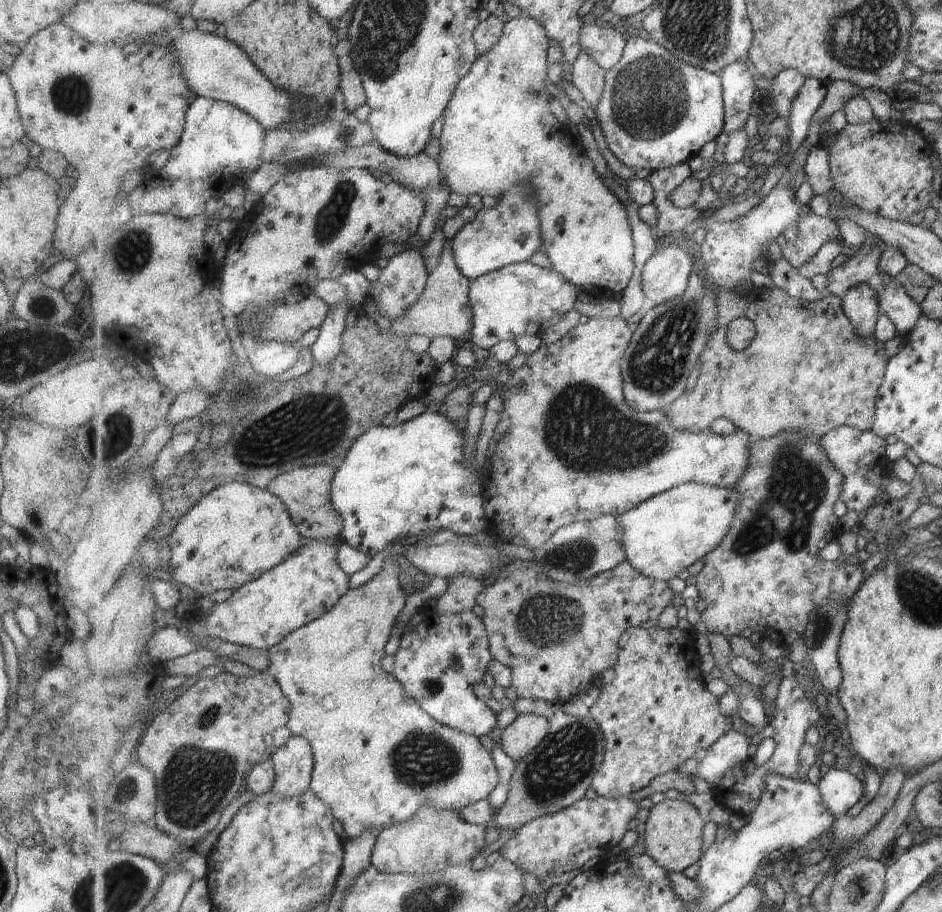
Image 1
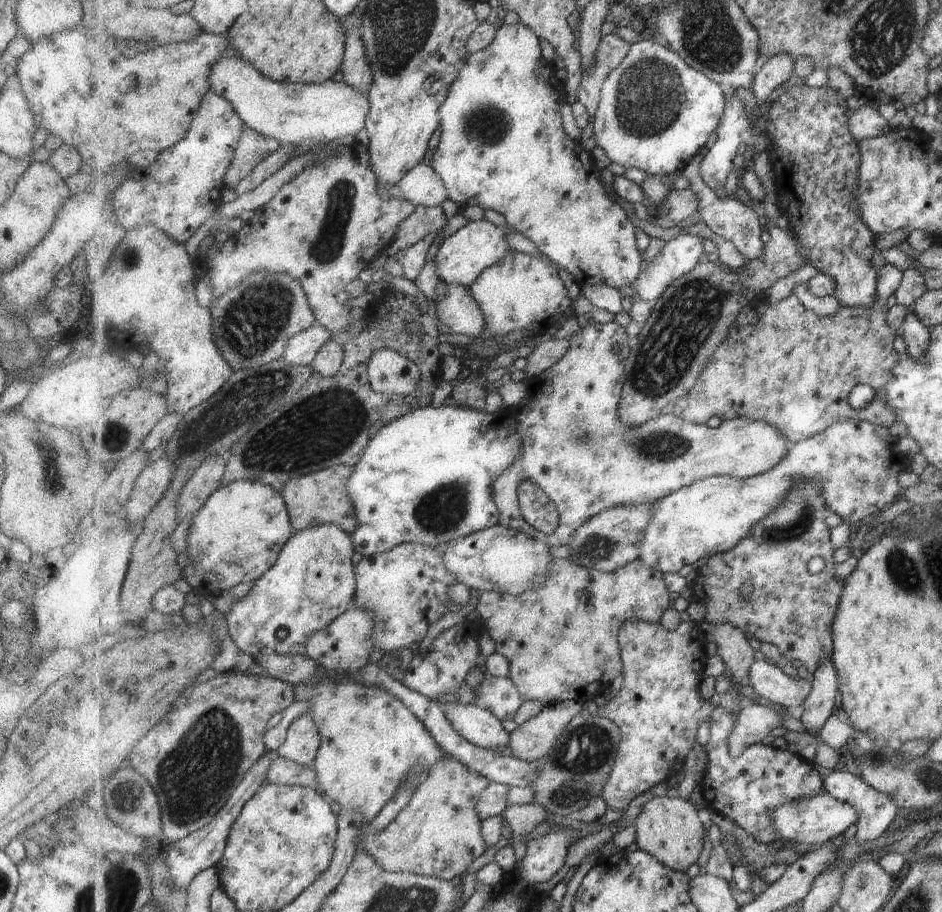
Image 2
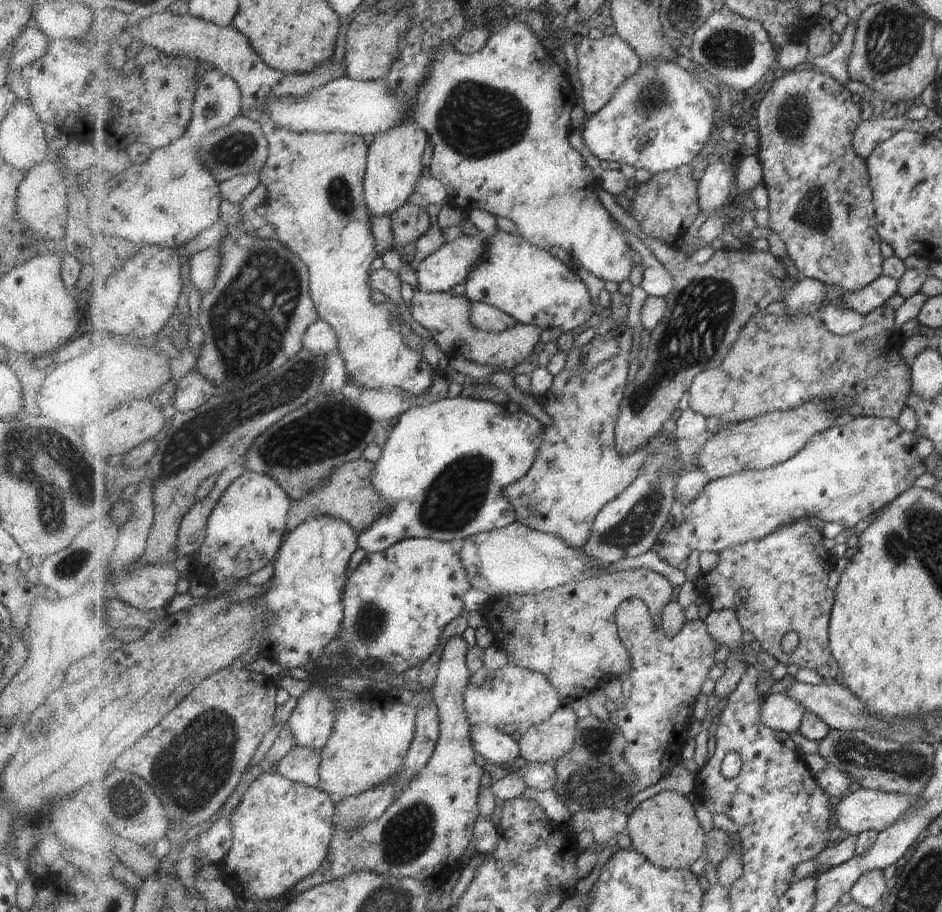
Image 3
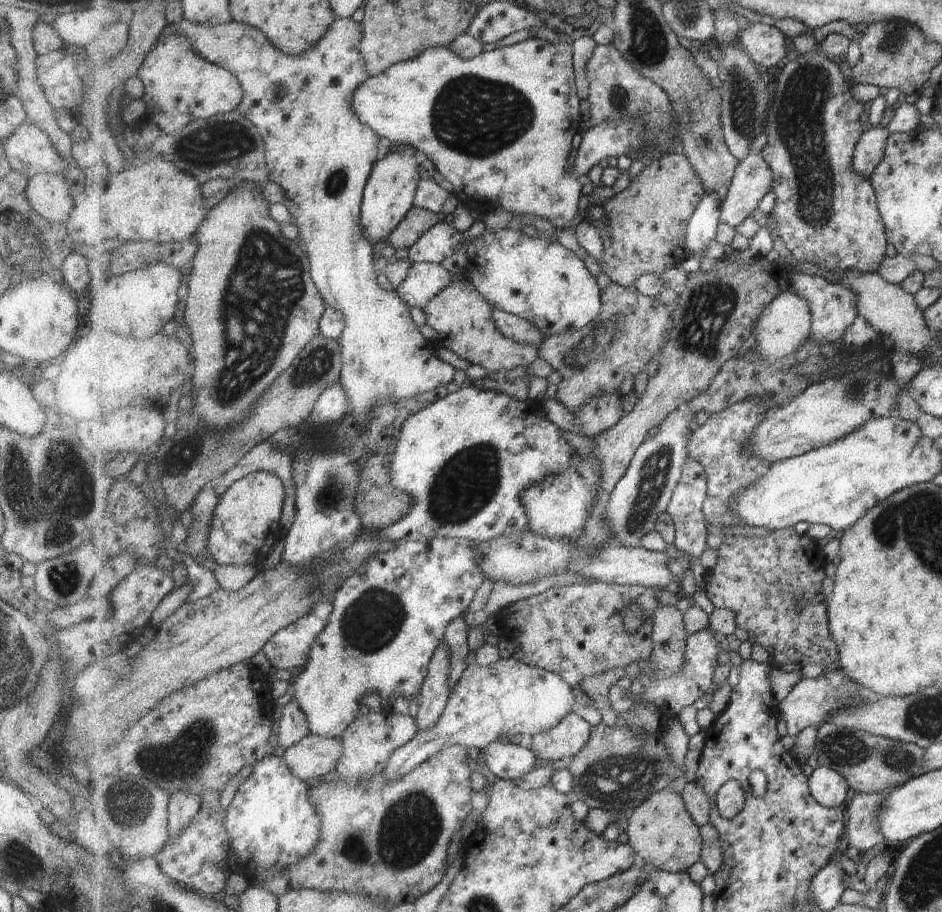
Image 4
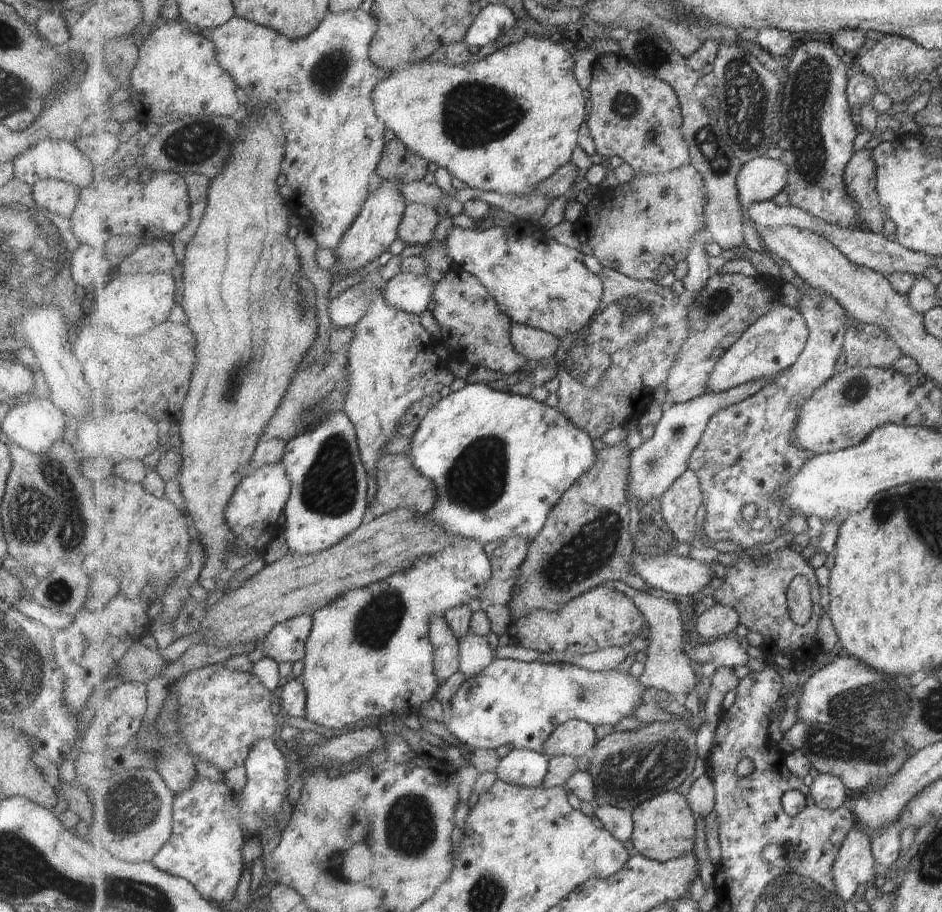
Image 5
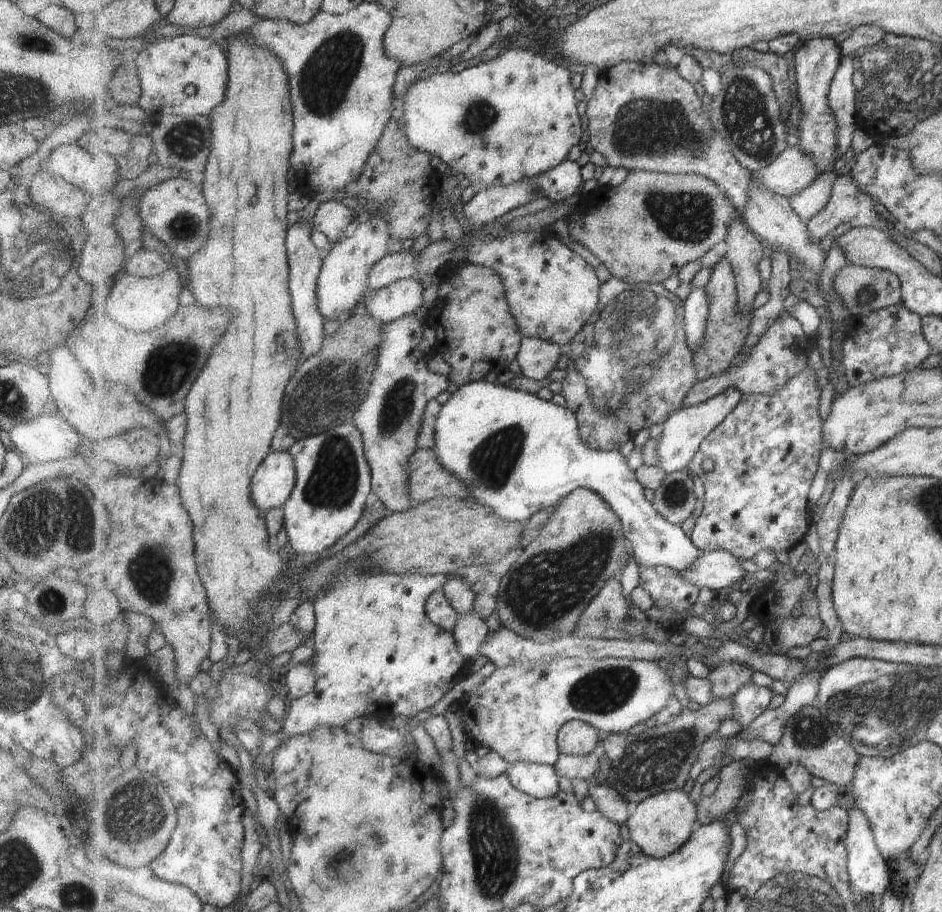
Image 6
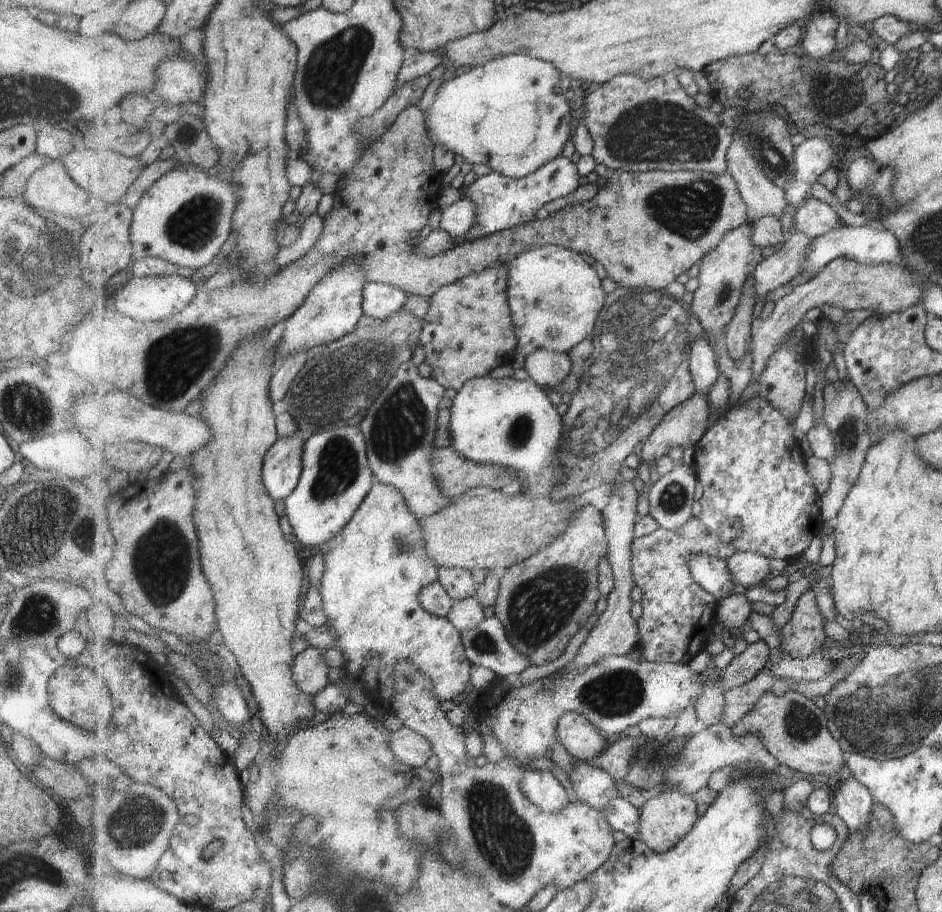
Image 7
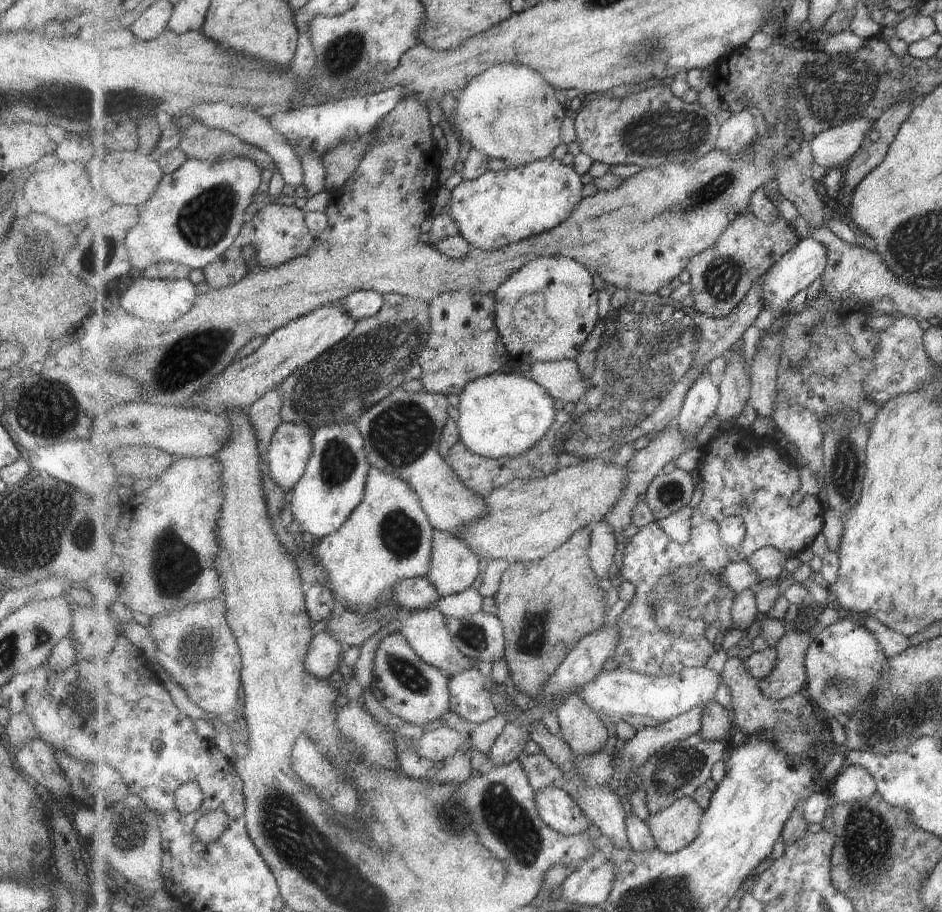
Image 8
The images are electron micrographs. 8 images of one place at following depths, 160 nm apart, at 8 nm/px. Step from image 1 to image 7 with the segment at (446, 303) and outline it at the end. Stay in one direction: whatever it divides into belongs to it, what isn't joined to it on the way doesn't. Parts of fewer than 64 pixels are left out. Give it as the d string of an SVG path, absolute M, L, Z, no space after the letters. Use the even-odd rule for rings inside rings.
M540 349L526 358L524 369L539 387L555 388L563 385L572 374L572 359L569 353Z

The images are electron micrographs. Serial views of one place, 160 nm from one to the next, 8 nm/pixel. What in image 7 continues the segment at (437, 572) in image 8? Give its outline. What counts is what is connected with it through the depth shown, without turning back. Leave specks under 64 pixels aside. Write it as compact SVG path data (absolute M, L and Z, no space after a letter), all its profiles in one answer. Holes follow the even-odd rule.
M441 567L438 570L438 582L454 601L475 597L479 588L471 572L464 567Z

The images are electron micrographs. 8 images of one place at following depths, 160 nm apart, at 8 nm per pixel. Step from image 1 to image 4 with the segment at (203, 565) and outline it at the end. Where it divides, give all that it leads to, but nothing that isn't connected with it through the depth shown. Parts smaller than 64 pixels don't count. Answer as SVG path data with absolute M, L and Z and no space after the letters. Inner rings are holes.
M259 471L232 484L222 495L214 510L210 526L210 556L222 565L261 566L273 546L284 540L280 520L288 493L283 481L275 473Z

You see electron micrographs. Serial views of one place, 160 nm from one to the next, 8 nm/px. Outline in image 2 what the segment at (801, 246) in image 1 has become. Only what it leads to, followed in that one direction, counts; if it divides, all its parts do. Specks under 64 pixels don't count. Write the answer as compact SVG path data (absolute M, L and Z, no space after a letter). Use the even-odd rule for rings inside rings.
M766 152L755 155L752 171L759 176L767 190L767 196L761 202L770 236L764 246L764 253L762 257L745 260L745 264L735 271L730 271L720 262L700 262L660 296L652 308L651 318L635 339L626 362L620 419L628 427L640 427L661 415L679 412L677 402L683 397L687 398L697 386L701 373L708 368L709 361L729 336L737 317L752 304L751 300L764 290L769 290L779 278L789 276L793 270L808 264L808 260L801 254L794 232L779 229L772 222L781 213L777 205L775 176Z

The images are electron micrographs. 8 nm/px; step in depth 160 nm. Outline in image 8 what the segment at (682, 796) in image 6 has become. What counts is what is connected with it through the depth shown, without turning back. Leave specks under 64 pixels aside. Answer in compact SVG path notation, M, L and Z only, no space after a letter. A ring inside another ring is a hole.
M693 797L673 802L663 812L651 815L651 827L657 848L666 853L676 853L687 848L700 836L704 812Z

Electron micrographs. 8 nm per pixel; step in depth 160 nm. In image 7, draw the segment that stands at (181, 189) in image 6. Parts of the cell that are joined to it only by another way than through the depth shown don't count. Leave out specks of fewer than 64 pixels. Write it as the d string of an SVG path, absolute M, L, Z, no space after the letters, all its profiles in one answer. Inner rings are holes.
M185 165L160 178L147 189L134 210L132 220L132 243L134 246L133 263L144 258L157 257L178 266L199 270L215 260L225 242L234 231L233 217L236 214L236 188L220 175L210 175L197 165Z

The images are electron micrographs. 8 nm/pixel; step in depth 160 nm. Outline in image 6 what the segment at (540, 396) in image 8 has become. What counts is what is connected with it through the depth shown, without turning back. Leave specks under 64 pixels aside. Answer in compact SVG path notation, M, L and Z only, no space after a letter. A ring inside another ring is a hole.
M485 379L473 381L462 387L458 387L457 391L451 394L448 401L442 406L440 417L437 418L435 450L438 454L438 461L443 463L450 471L453 471L453 474L459 475L470 486L472 490L470 498L487 505L505 520L523 523L539 511L559 504L559 502L563 501L564 498L574 490L586 488L600 494L601 498L604 498L609 503L609 506L612 506L612 509L622 520L622 529L624 530L624 535L632 544L633 555L637 560L639 571L641 571L643 567L661 565L671 567L676 571L686 571L687 569L691 569L696 564L697 559L700 559L705 554L700 548L695 546L692 538L683 532L683 528L680 525L674 525L668 520L665 520L663 515L657 512L652 501L645 498L645 494L643 494L643 492L645 492L645 487L639 482L636 471L629 468L627 459L621 456L621 452L618 450L602 451L591 446L591 444L583 438L583 433L580 430L580 423L577 420L576 414L571 409L568 409L566 406L557 406L551 403L551 401L539 399L539 396L536 396L535 393L520 391L509 385L500 385L497 382L487 382Z

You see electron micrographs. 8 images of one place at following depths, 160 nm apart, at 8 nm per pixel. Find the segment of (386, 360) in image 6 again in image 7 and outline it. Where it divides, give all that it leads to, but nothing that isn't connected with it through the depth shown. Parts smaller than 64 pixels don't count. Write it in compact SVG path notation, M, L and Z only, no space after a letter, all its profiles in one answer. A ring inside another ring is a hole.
M405 362L359 427L366 437L368 462L375 480L395 486L421 521L441 513L454 502L442 491L430 459L443 398L445 388L437 380L431 376L423 378L413 362Z

